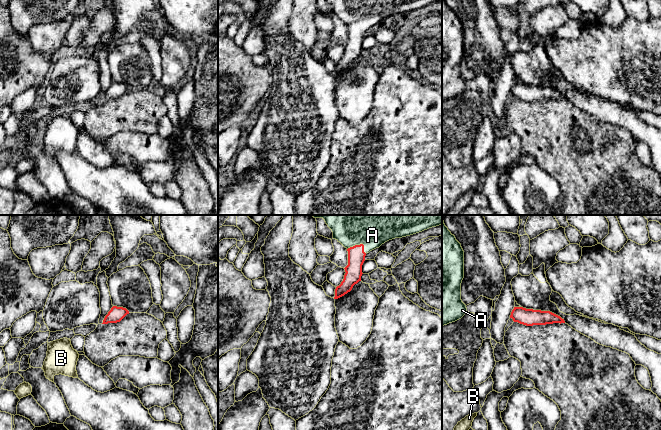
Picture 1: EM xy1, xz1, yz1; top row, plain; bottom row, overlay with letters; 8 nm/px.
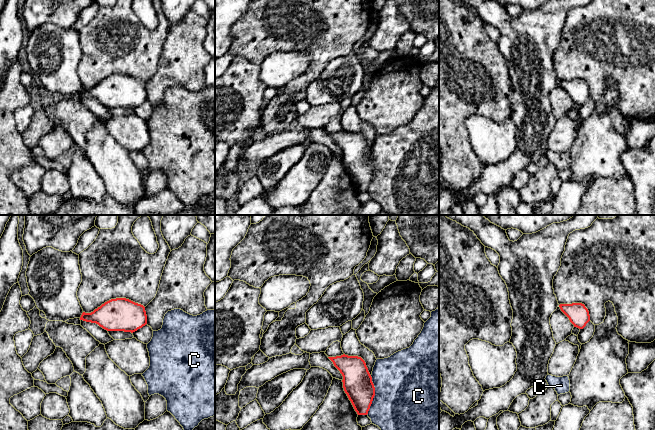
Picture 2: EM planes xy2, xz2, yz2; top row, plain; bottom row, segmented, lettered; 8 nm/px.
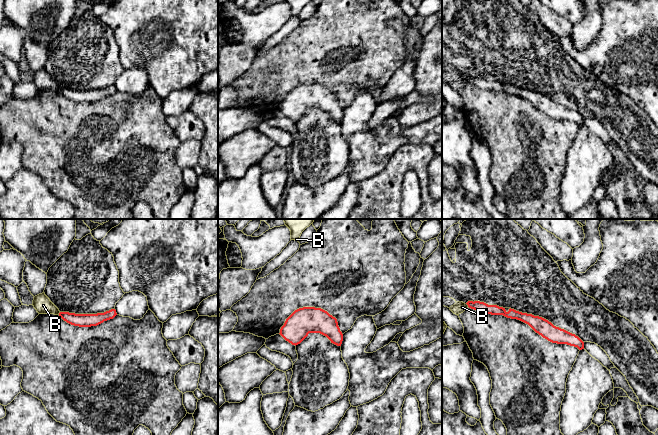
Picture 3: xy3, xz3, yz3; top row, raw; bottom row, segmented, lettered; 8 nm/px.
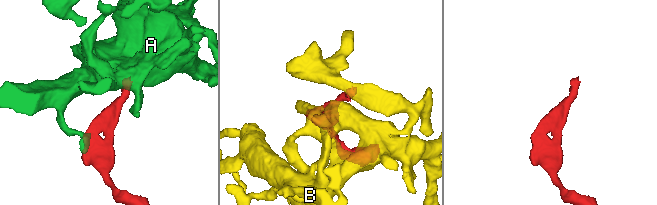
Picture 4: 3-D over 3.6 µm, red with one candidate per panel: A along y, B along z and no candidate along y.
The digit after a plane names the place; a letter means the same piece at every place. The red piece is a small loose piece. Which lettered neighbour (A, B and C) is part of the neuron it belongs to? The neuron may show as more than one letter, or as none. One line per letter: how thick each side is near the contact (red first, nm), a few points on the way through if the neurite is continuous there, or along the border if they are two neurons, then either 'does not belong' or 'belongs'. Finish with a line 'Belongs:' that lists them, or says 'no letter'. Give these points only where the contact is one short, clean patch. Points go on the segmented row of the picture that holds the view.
A: 140/480 nm | across xz1 (356, 256), (359, 245), (360, 222), (367, 215) | belongs
B: 90/100 nm | does not belong
C: 240/500 nm | does not belong
Belongs: A

